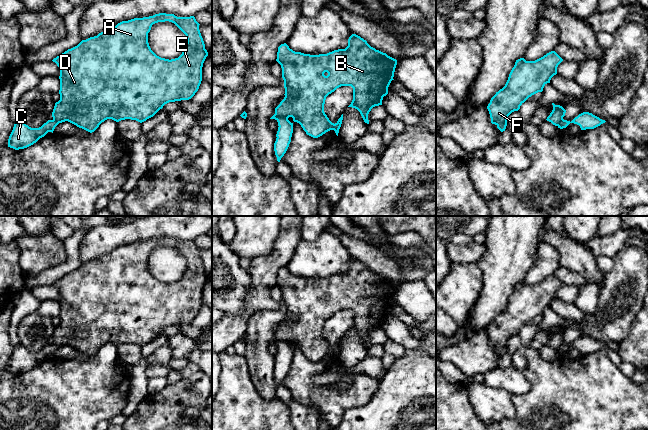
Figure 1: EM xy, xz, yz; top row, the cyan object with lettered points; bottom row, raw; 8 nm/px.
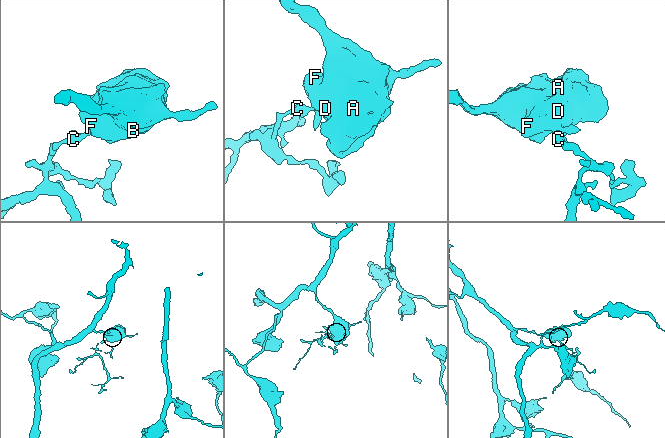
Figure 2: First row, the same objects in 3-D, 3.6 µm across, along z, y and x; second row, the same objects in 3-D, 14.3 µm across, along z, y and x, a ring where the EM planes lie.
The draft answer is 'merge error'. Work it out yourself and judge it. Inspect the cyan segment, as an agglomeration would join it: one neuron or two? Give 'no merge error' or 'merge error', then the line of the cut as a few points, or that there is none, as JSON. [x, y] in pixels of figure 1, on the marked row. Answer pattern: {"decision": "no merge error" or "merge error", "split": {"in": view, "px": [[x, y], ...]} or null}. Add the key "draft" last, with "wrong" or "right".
{"decision": "merge error", "split": {"in": "xz", "px": [[274, 114], [287, 119]]}, "draft": "right"}

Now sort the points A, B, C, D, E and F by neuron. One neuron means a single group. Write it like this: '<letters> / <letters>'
A B D E F / C

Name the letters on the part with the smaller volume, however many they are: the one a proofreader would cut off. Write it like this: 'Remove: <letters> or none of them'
Remove: C

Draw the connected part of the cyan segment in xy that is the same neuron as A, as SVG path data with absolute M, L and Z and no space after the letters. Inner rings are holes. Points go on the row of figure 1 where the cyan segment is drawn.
M159 13L134 18L82 40L57 56L52 61L60 69L60 100L55 103L53 120L68 121L92 133L107 119L116 122L131 119L142 123L169 102L191 99L201 84L202 67L208 56L199 25L194 16ZM165 21L174 23L187 39L182 54L171 60L157 56L148 43L152 25Z

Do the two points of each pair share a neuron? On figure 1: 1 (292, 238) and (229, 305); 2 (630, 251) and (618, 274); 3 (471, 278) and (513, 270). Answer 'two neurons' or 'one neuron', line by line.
1: two neurons
2: one neuron
3: two neurons

